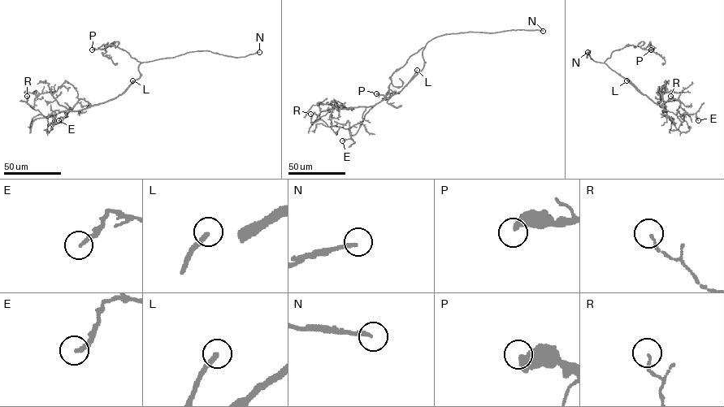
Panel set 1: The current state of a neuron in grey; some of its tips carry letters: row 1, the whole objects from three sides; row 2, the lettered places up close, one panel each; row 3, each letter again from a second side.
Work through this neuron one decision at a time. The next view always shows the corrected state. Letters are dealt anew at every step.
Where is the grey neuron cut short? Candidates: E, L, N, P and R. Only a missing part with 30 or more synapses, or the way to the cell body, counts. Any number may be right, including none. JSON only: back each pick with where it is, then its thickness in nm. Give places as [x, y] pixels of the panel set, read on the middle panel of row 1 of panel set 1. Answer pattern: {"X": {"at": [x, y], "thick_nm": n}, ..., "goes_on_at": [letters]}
{"L": {"at": [417, 70], "thick_nm": 240}, "N": {"at": [543, 31], "thick_nm": 200}, "goes_on_at": ["L", "N"]}

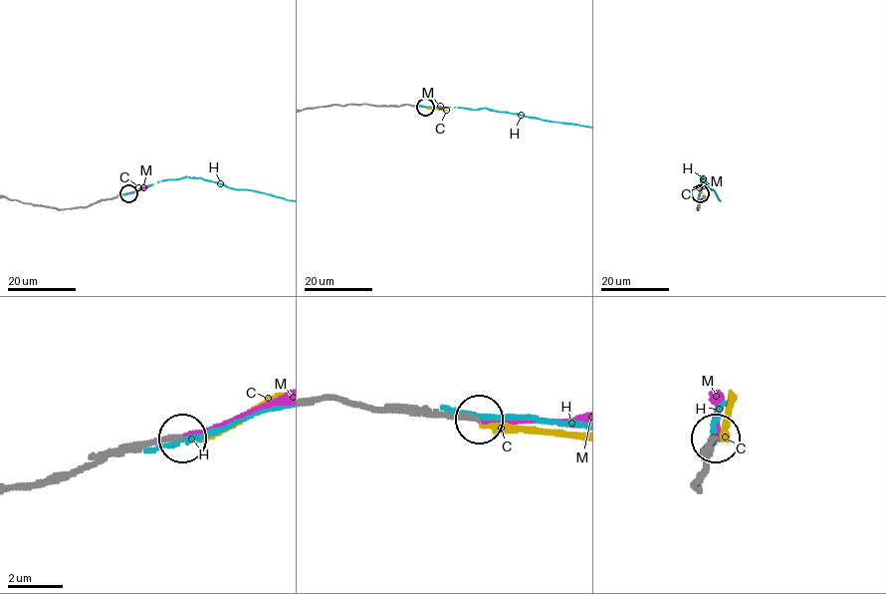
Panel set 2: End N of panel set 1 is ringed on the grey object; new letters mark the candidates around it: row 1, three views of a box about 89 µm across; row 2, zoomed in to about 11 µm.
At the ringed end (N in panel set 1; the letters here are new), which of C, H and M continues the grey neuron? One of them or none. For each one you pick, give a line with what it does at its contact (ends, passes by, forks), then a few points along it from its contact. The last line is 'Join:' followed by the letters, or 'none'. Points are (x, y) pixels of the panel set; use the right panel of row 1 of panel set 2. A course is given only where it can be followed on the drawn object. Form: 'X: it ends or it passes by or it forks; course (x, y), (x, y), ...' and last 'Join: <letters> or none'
M: it ends
Join: M

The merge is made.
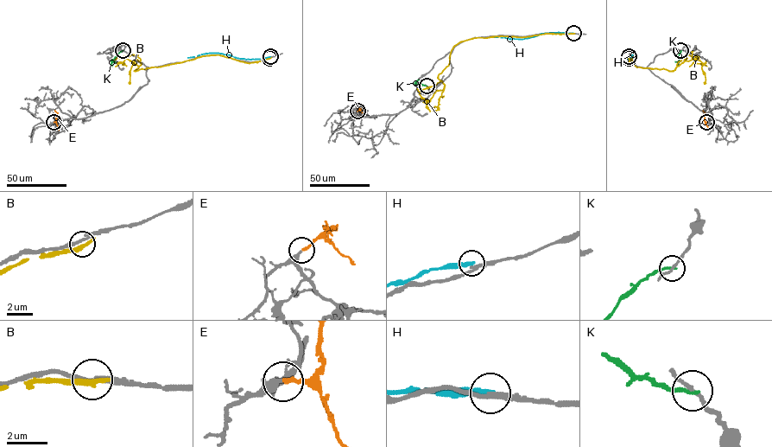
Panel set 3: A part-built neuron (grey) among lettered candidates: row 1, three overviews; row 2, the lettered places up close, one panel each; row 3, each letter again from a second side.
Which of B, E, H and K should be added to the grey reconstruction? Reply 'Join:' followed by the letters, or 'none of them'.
Join: E

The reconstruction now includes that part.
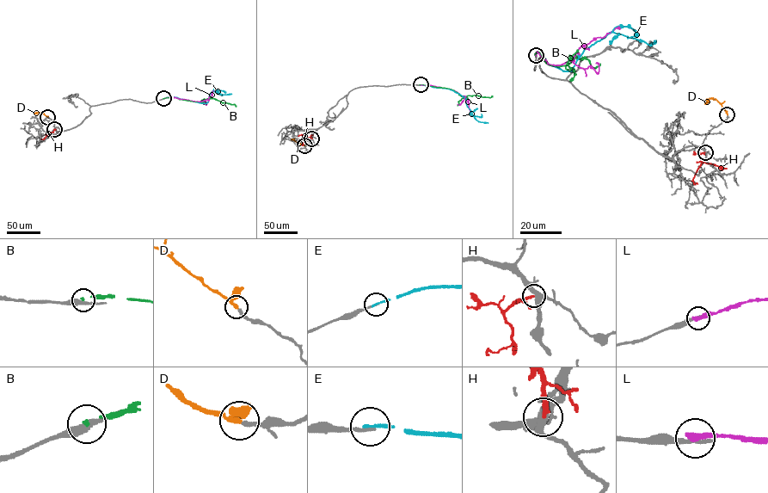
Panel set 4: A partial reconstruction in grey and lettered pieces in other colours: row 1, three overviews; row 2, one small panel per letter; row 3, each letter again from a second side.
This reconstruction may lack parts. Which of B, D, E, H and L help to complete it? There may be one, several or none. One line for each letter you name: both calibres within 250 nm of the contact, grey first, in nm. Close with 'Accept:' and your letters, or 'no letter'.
D: 220 nm thick on the grey side, 190 nm on the other
Accept: D

